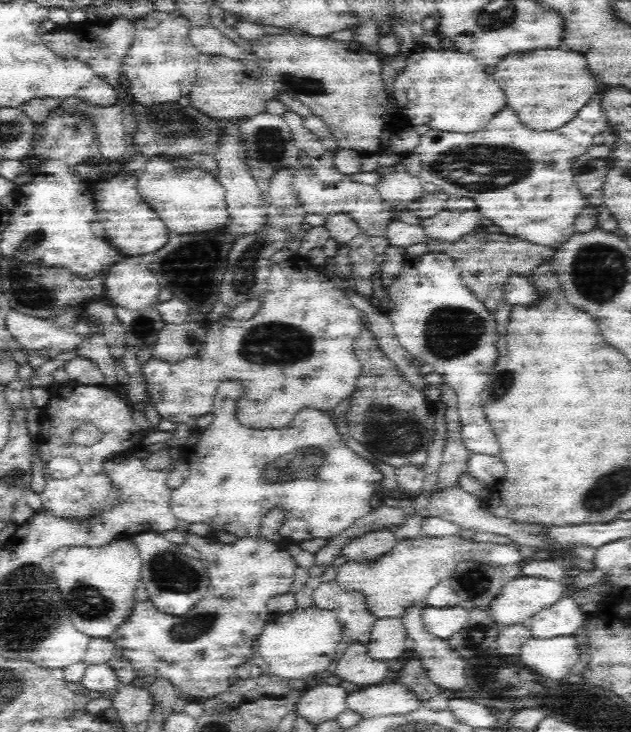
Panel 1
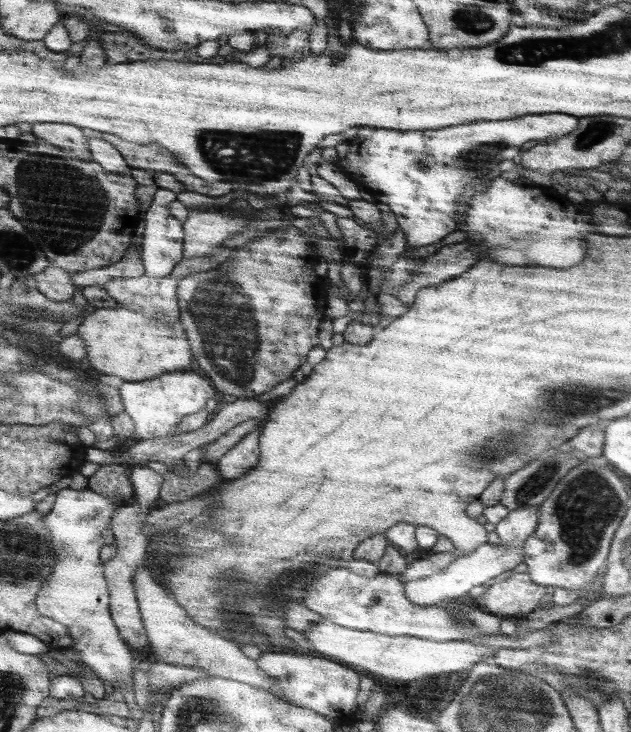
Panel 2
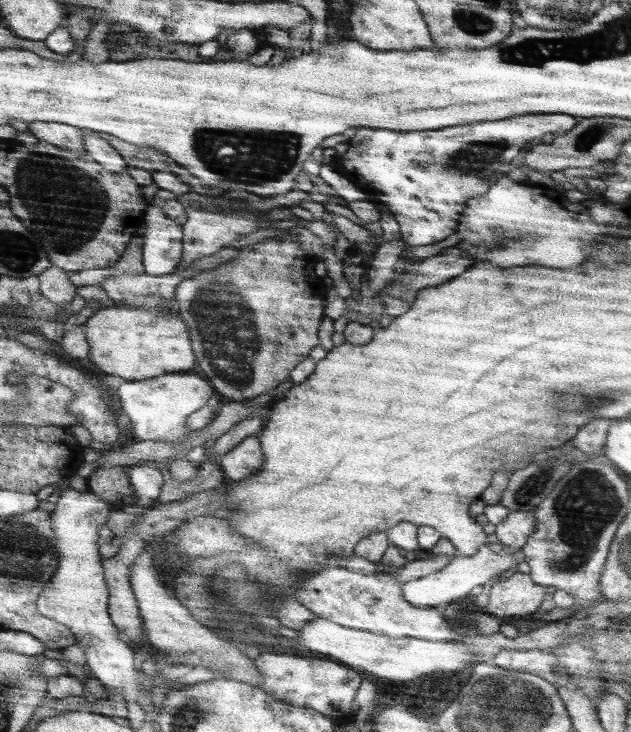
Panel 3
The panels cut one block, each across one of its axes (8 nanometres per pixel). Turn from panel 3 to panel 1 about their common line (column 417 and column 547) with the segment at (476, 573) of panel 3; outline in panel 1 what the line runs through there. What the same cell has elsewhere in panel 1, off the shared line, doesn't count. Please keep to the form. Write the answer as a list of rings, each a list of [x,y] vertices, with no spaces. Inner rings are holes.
[[[524,576],[512,579],[488,606],[490,618],[500,624],[524,625],[535,613],[567,594],[564,583],[550,578]]]

